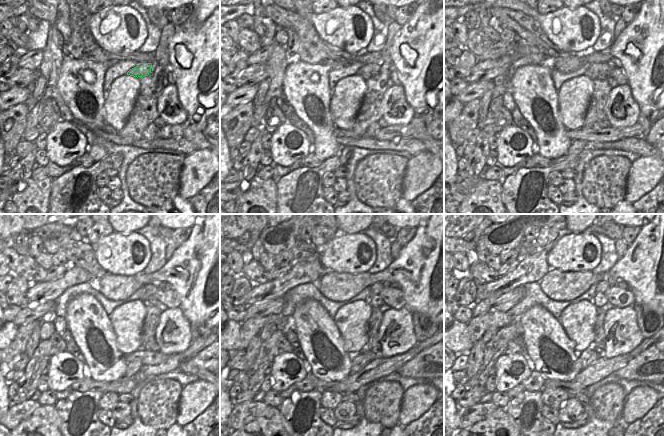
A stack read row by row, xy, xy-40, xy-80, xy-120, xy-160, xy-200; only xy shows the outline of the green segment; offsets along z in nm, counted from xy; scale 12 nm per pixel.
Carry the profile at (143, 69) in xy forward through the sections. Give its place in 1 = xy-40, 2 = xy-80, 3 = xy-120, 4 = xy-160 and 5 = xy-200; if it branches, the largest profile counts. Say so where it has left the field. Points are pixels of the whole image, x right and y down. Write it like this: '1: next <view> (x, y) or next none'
1: next xy-40 (366, 71)
2: next xy-80 (594, 69)
3: next xy-120 (170, 298)
4: next xy-160 (393, 297)
5: next xy-200 (619, 297)

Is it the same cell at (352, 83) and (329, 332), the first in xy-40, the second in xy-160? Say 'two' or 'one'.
two

